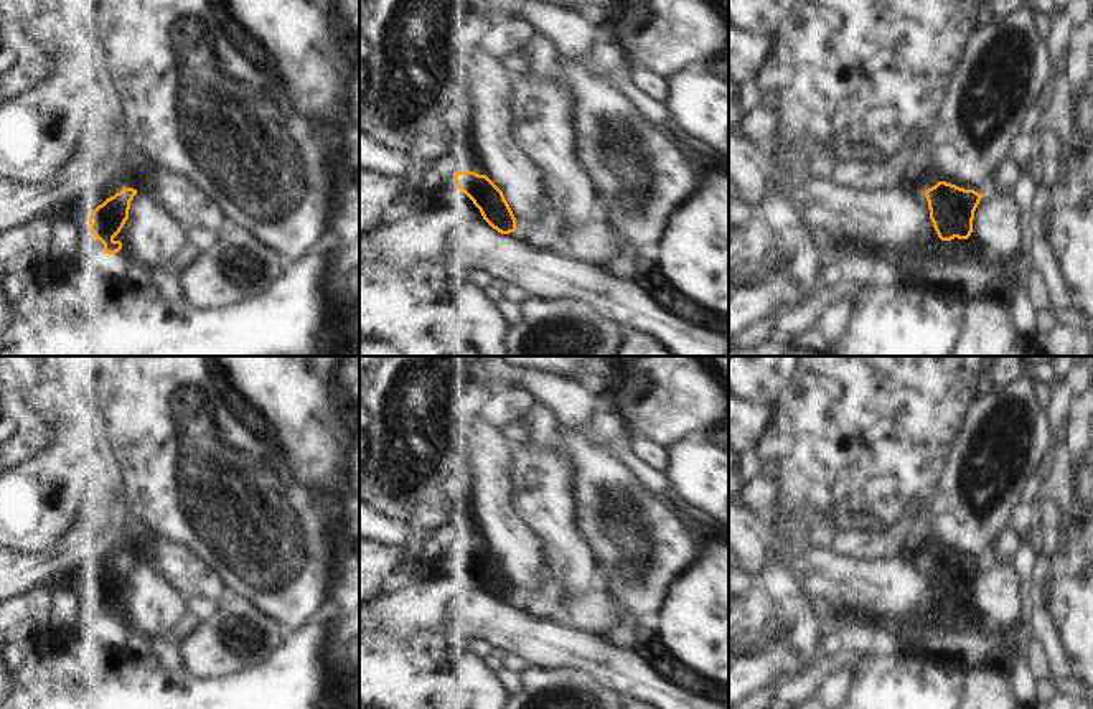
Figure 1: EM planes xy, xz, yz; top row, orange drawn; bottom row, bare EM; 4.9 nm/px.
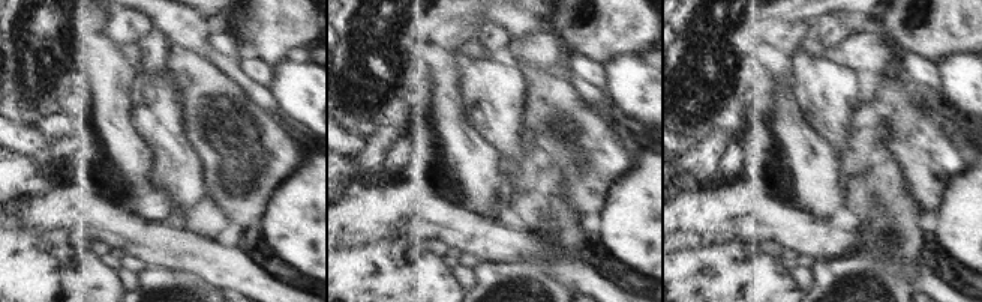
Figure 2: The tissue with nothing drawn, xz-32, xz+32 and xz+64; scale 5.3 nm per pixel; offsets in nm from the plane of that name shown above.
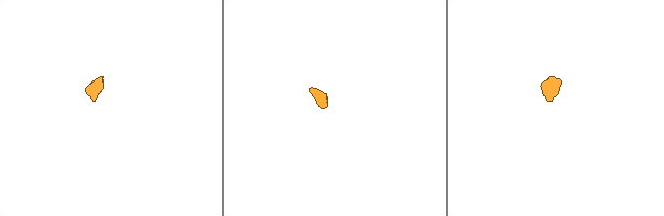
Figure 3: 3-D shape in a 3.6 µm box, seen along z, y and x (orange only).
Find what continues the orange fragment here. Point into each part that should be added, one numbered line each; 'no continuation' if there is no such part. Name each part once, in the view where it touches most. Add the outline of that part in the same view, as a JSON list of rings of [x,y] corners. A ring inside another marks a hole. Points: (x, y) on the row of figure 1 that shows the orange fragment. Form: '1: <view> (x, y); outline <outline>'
1: xz (488, 145); outline [[[480,69],[471,94],[471,109],[462,119],[457,171],[486,175],[503,191],[521,237],[547,211],[547,176],[518,143],[511,77]]]

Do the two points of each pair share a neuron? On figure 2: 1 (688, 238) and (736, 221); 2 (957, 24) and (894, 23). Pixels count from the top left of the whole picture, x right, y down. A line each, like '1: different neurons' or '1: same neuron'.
1: same neuron
2: same neuron

